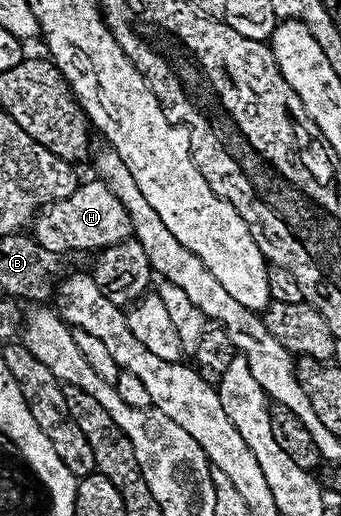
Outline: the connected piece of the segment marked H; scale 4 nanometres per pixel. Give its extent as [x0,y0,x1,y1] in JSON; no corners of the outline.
[34,179,132,255]

